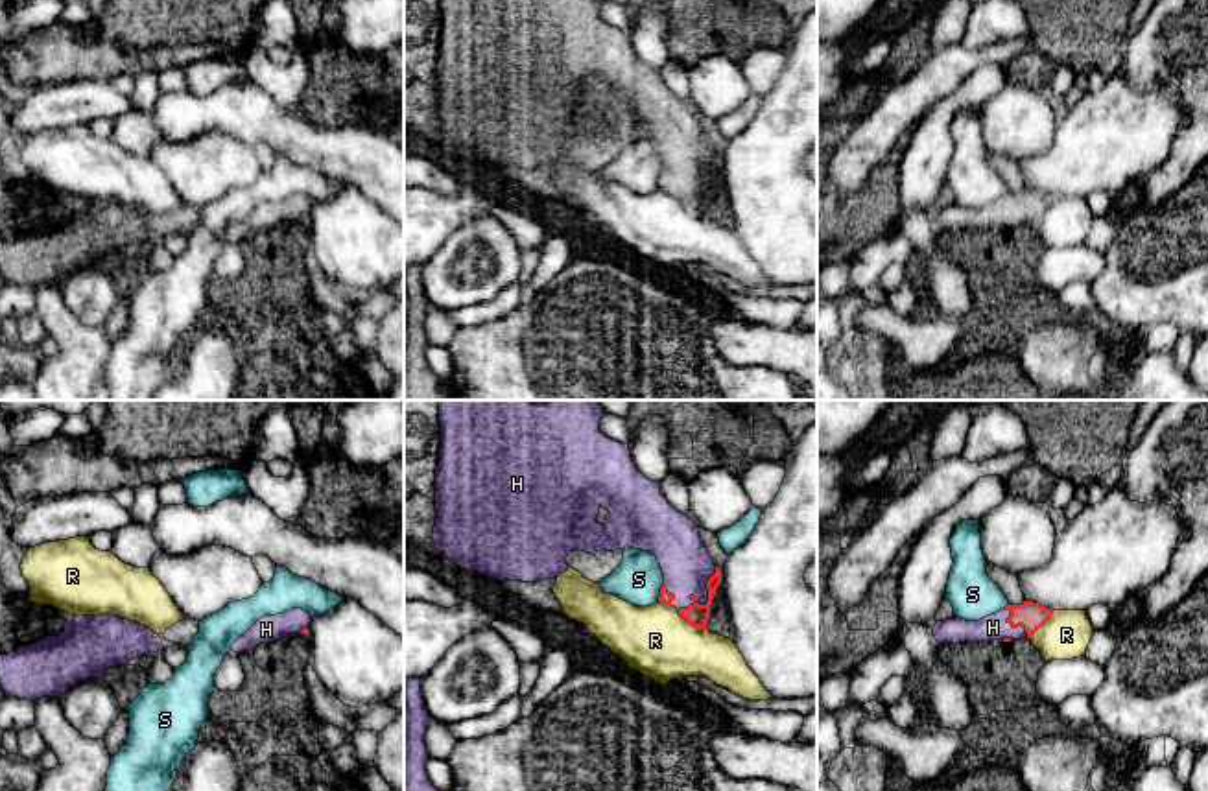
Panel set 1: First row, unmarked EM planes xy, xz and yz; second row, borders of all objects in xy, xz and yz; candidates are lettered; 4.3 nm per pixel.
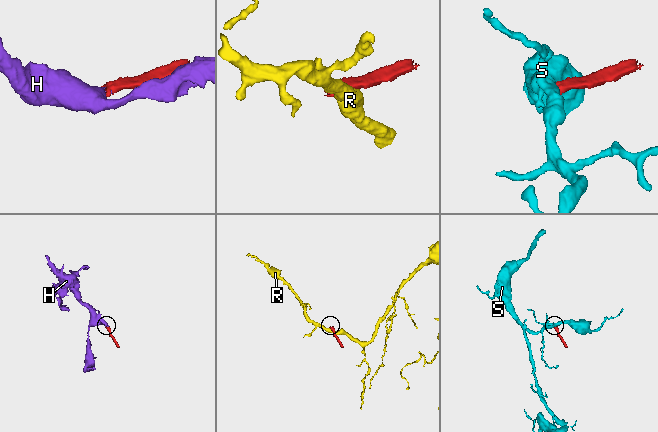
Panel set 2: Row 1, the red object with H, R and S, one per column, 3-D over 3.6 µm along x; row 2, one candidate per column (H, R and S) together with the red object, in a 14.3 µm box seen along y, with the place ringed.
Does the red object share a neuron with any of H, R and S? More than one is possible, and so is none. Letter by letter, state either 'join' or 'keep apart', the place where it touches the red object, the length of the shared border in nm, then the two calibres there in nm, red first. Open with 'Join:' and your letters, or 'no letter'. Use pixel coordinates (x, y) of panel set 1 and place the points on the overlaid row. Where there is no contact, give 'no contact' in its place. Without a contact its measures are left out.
Join: H
H: join; meets red in xz at (709, 598); contact 260 nm long; 100 nm thick on the red side, 220 nm on the other
R: keep apart; meets red in xz at (692, 625); contact 160 nm long; 100 nm thick on the red side, 300 nm on the other
S: keep apart; meets red in yz at (1006, 607); contact 40 nm long; 120 nm thick on the red side, 200 nm on the other

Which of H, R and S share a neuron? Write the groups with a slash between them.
H / R / S

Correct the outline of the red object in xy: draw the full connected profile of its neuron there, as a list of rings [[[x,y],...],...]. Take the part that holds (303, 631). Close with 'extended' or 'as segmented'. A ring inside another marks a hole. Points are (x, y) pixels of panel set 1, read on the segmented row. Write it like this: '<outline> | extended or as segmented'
[[[291,608],[284,614],[260,618],[243,636],[240,636],[231,651],[243,653],[260,643],[269,643],[293,634],[306,634],[314,618],[302,608]]] | extended

